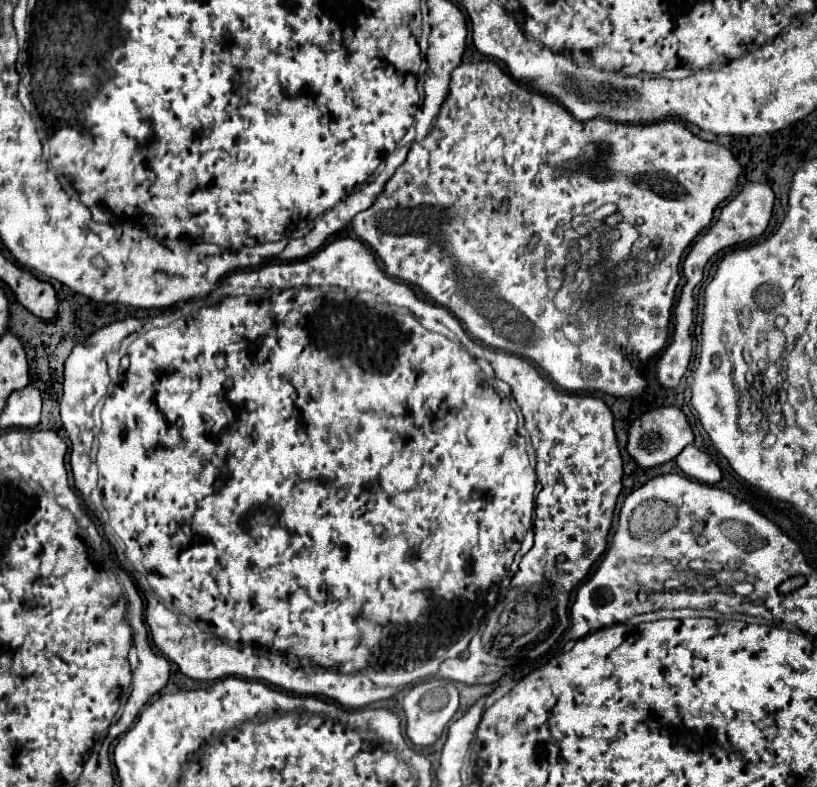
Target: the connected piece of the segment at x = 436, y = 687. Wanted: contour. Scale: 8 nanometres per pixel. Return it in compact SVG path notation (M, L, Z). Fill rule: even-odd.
M430 679L426 683L416 685L408 695L404 697L404 713L406 713L406 735L414 745L432 745L450 719L454 717L458 709L458 689L452 681L446 679Z

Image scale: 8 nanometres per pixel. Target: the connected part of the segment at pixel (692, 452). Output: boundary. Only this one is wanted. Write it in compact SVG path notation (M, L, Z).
M694 445L684 447L682 453L676 457L676 463L686 477L690 477L698 483L714 485L722 479L722 473L720 473L718 465L704 451L696 449Z

